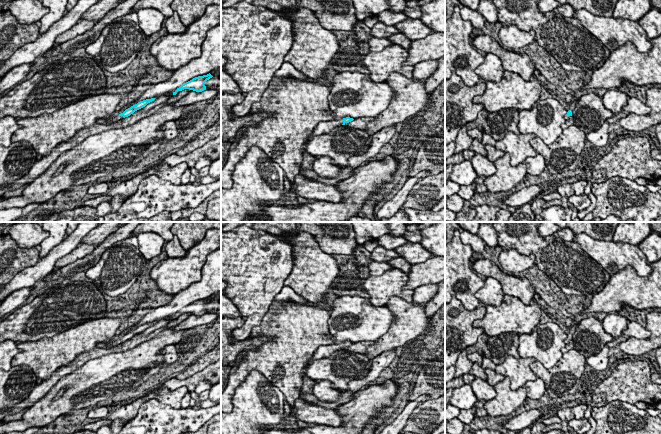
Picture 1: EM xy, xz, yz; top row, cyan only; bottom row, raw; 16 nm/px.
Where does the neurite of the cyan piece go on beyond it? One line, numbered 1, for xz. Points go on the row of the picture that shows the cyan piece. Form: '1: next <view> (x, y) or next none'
1: next xz (323, 127)

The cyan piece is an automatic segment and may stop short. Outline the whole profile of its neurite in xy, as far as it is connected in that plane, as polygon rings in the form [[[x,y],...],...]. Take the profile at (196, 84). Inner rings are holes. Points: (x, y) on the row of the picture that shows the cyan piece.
[[[209,73],[207,75],[198,76],[193,78],[192,80],[182,84],[175,92],[173,92],[173,95],[176,95],[178,91],[182,91],[184,89],[193,90],[196,92],[202,92],[206,90],[206,86],[204,85],[207,80],[212,78],[213,76]]]

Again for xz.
[[[346,117],[340,120],[320,121],[318,125],[314,128],[311,137],[321,135],[324,133],[329,133],[332,129],[341,125],[345,125],[346,123],[349,123],[353,120],[354,120],[353,118]]]

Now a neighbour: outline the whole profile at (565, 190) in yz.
[[[563,184],[556,187],[556,192],[561,195],[561,202],[564,208],[568,207],[568,198],[574,195],[574,190],[571,188],[571,184]]]

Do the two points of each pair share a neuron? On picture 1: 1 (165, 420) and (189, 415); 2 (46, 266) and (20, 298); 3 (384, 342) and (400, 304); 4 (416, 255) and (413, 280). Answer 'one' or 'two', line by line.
1: one
2: two
3: one
4: two

